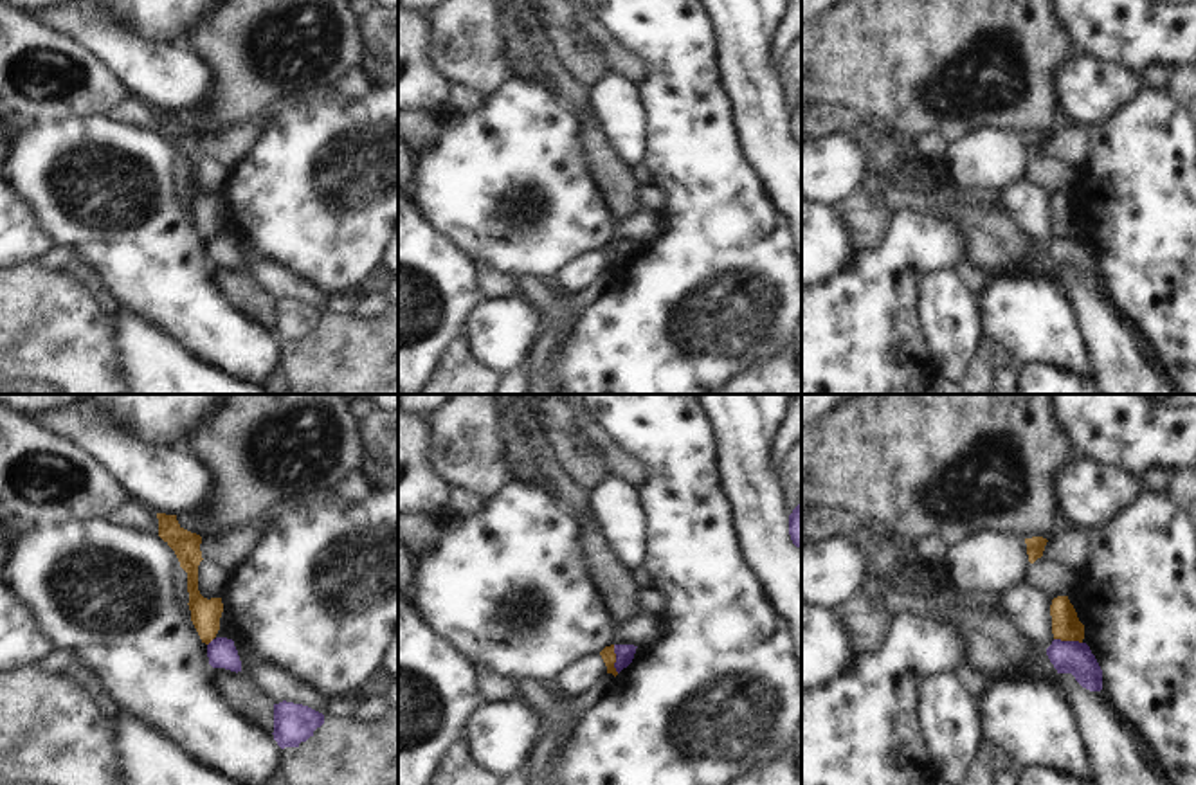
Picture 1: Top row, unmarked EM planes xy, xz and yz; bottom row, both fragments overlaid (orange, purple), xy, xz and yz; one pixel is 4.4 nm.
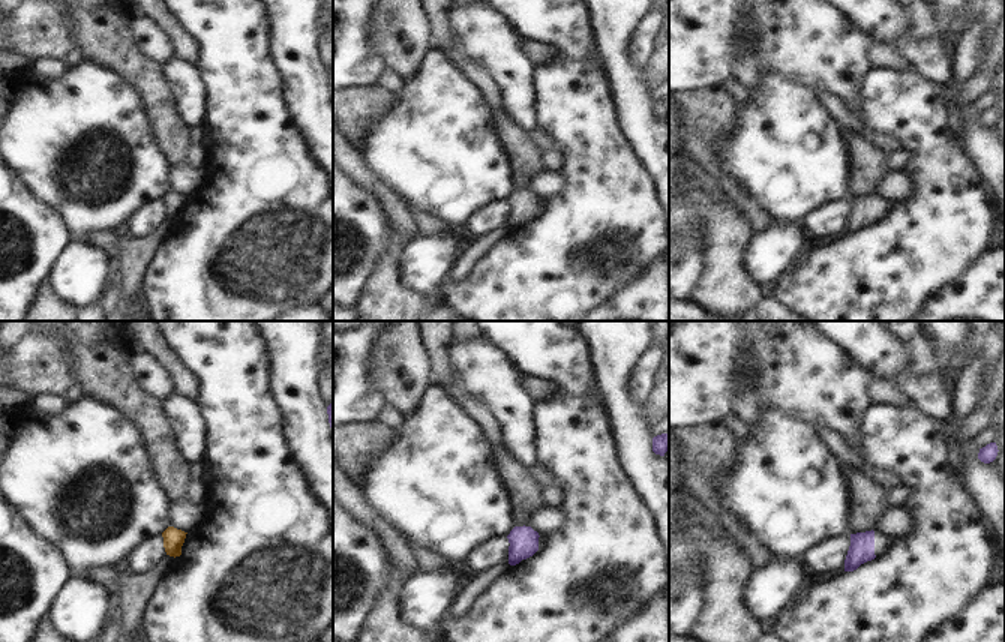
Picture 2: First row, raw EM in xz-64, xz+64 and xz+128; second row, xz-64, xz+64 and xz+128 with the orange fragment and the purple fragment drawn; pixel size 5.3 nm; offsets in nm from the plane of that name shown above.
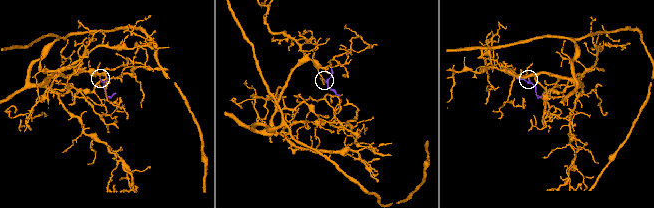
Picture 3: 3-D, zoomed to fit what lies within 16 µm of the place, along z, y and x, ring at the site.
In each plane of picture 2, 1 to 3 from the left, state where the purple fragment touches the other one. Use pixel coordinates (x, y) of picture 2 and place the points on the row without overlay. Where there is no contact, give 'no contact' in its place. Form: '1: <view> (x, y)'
1: no contact
2: no contact
3: no contact

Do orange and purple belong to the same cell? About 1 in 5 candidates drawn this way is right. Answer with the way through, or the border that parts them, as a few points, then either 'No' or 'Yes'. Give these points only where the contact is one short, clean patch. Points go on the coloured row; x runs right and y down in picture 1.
Boundary: xz (613, 645), (615, 668), (618, 672). No.

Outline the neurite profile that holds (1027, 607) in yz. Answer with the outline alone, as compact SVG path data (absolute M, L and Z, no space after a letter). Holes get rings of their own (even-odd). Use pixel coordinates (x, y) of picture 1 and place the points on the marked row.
M1025 583L1014 585L1001 594L1000 605L1028 643L1039 650L1052 645L1052 598L1046 592Z

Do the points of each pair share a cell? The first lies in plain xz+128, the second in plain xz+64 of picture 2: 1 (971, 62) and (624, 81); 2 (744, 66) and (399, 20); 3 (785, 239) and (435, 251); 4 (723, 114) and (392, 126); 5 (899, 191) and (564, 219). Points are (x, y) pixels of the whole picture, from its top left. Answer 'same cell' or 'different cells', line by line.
1: different cells
2: same cell
3: same cell
4: different cells
5: different cells

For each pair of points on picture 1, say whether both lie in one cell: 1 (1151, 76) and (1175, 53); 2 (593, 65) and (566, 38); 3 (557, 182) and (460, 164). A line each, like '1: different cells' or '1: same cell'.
1: different cells
2: same cell
3: same cell

